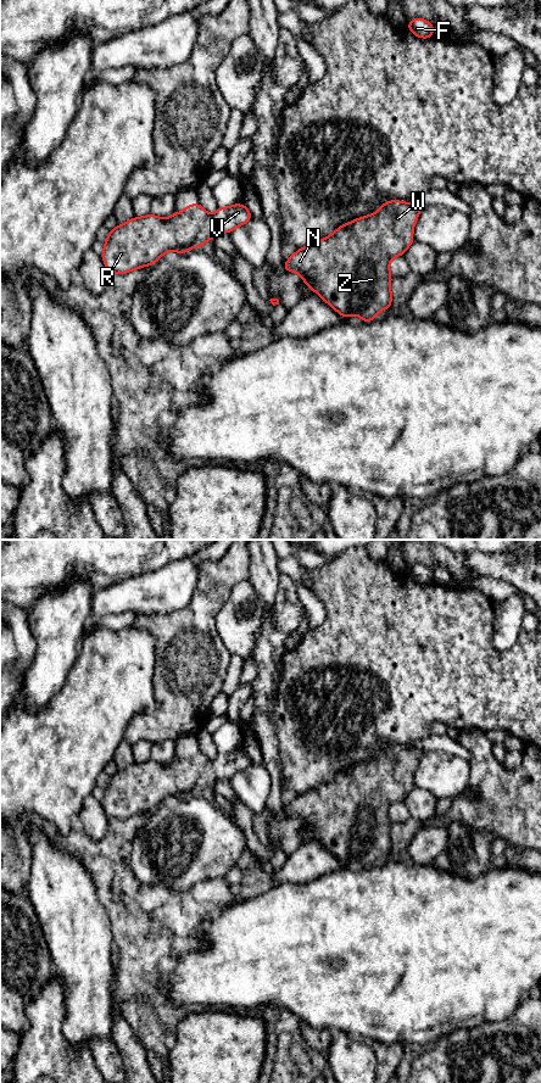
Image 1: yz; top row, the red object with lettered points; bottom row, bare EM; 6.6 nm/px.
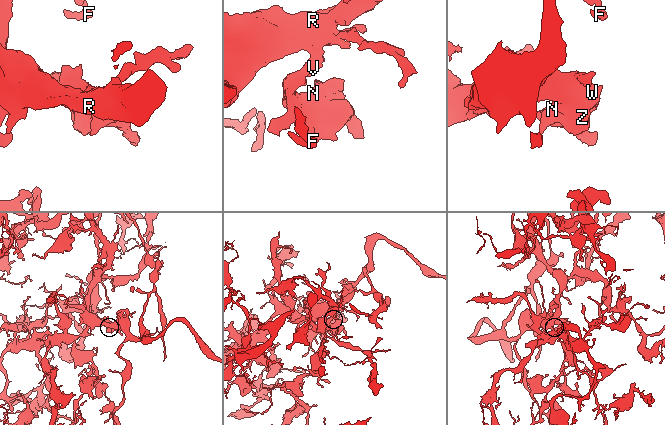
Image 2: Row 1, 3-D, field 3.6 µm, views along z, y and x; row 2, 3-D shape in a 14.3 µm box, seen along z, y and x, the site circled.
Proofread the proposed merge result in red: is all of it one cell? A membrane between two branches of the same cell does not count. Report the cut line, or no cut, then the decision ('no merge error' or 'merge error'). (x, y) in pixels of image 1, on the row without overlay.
no cut | no merge error

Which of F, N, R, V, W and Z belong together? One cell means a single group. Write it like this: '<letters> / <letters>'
F N R V W Z

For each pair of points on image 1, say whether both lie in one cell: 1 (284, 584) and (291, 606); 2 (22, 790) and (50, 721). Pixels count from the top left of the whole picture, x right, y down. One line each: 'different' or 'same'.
1: same
2: same

